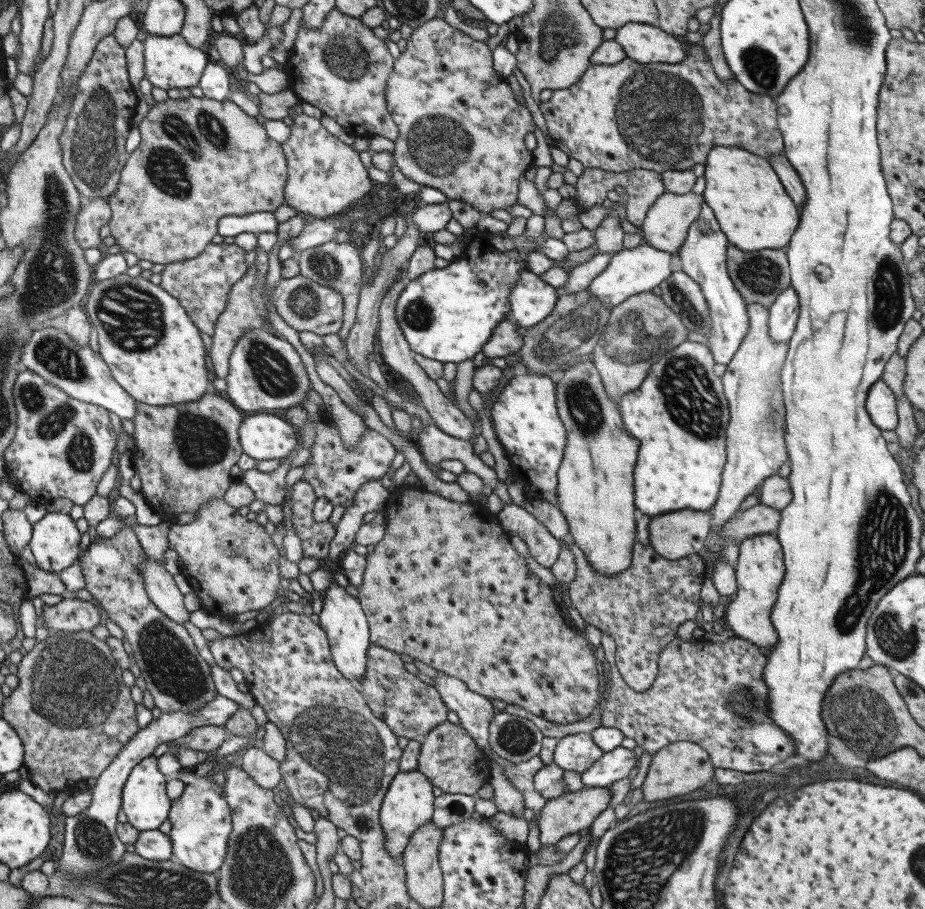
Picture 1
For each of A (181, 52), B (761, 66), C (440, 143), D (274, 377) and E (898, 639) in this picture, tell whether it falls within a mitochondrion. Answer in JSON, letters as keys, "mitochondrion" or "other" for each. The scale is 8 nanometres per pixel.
{"A":"other","B":"mitochondrion","C":"mitochondrion","D":"mitochondrion","E":"mitochondrion"}

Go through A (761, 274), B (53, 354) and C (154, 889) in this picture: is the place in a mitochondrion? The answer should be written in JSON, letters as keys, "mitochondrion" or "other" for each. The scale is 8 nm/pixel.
{"A":"mitochondrion","B":"mitochondrion","C":"mitochondrion"}

